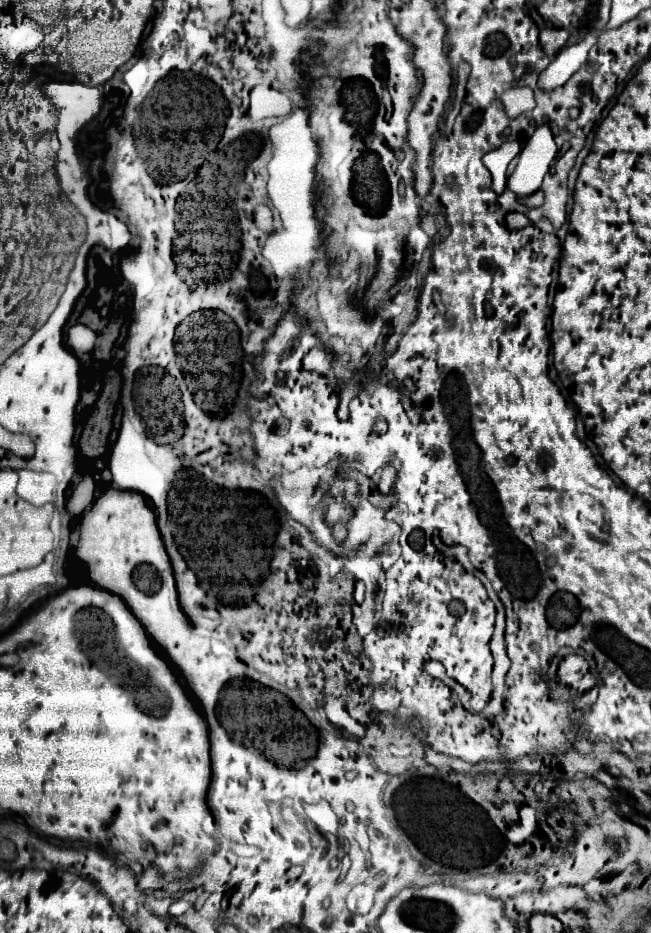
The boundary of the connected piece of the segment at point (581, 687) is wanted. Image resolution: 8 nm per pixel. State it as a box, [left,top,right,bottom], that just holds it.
[558,653,598,692]

